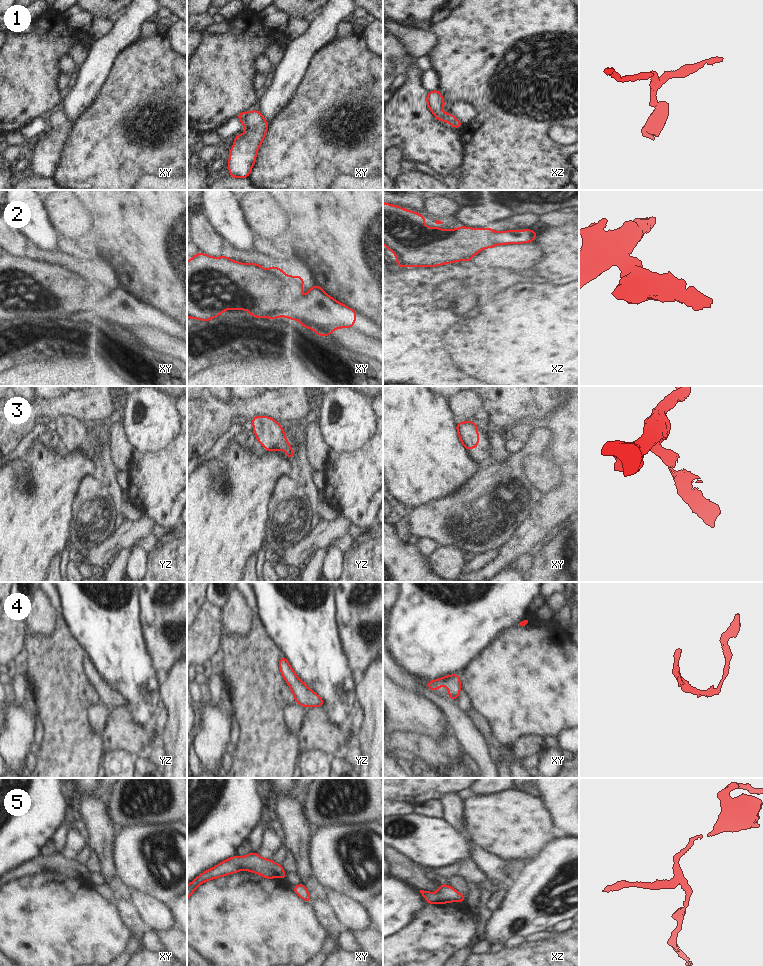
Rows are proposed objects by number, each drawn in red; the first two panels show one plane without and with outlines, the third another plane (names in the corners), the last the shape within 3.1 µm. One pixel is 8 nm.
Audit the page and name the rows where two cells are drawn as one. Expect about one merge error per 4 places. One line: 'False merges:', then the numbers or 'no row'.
False merges: no row.

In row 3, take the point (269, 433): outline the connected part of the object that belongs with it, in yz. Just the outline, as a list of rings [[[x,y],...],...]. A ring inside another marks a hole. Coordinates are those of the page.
[[[255,416],[251,418],[253,431],[257,438],[267,450],[267,452],[276,450],[286,450],[286,459],[292,459],[295,454],[291,445],[289,445],[283,428],[277,421],[268,416]]]

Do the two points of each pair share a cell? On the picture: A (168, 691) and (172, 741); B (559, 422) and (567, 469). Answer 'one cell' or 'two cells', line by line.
A: one cell
B: one cell

